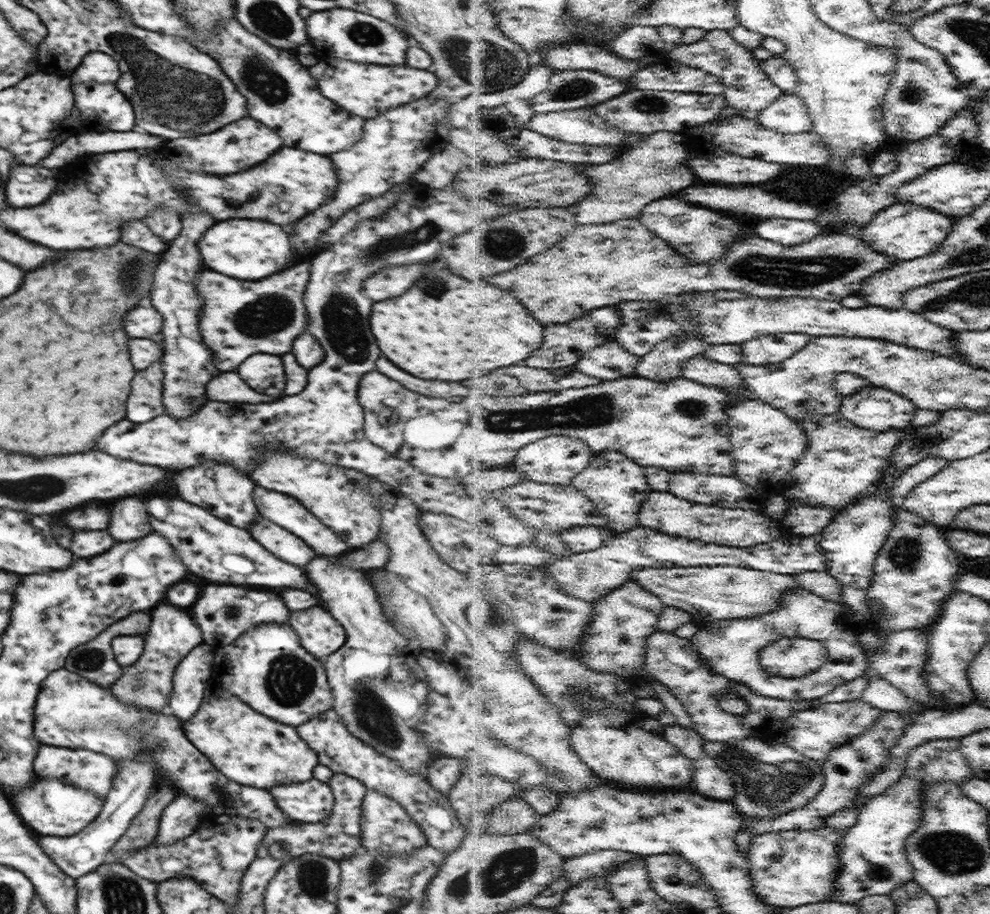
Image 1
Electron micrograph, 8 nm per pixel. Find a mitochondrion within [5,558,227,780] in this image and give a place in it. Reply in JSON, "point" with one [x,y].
{"point":[91,659]}

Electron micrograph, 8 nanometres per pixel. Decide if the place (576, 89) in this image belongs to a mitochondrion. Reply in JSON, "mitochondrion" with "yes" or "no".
{"mitochondrion":"yes"}

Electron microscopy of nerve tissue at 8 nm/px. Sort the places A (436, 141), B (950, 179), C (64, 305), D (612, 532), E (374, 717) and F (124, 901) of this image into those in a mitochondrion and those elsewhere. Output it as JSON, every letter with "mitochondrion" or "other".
{"A":"other","B":"other","C":"other","D":"other","E":"mitochondrion","F":"mitochondrion"}

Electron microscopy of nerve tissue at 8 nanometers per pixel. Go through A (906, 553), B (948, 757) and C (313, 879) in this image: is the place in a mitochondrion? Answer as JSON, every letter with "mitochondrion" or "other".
{"A":"mitochondrion","B":"other","C":"mitochondrion"}

